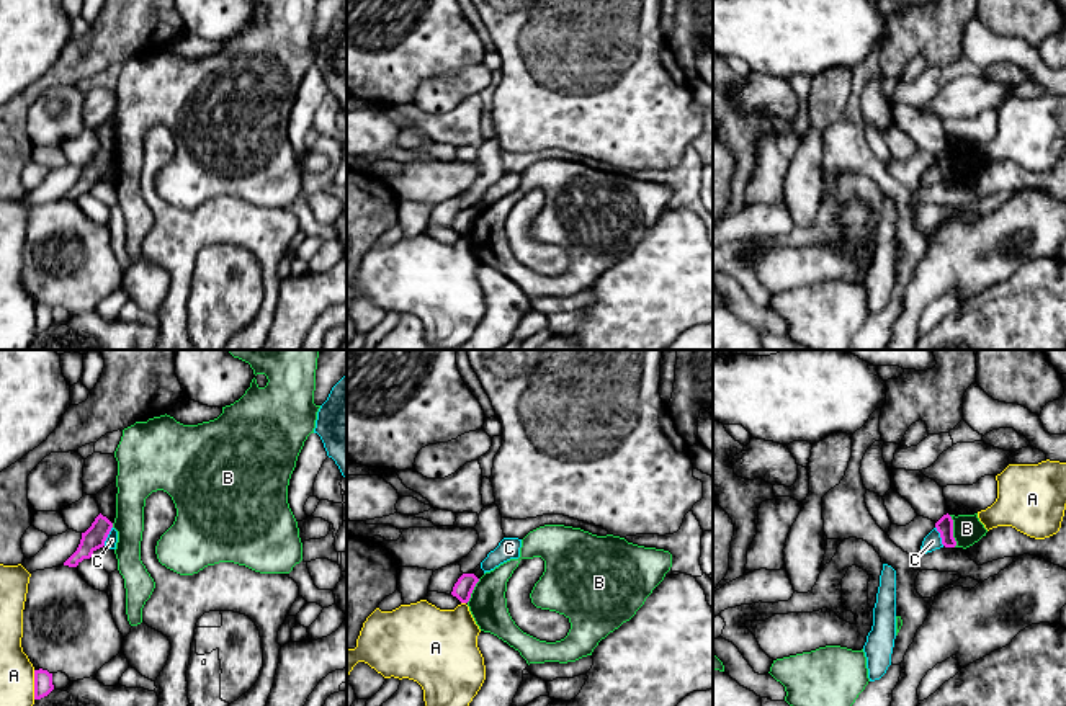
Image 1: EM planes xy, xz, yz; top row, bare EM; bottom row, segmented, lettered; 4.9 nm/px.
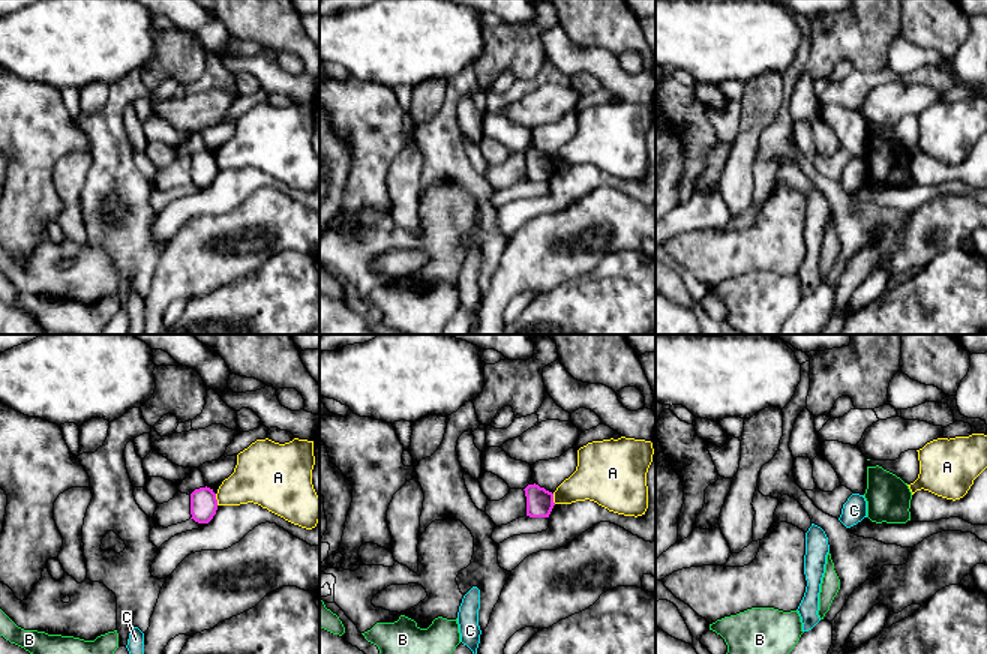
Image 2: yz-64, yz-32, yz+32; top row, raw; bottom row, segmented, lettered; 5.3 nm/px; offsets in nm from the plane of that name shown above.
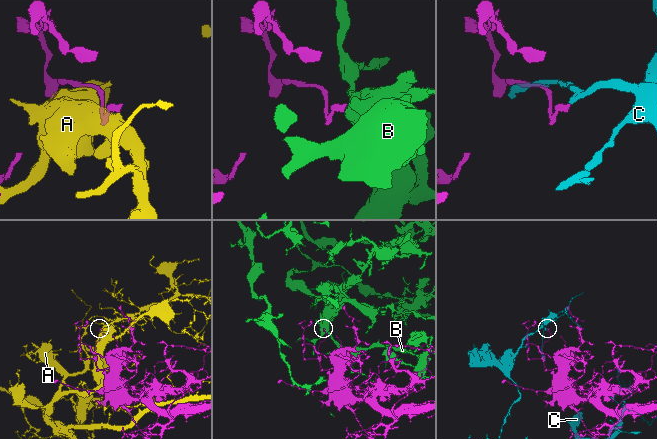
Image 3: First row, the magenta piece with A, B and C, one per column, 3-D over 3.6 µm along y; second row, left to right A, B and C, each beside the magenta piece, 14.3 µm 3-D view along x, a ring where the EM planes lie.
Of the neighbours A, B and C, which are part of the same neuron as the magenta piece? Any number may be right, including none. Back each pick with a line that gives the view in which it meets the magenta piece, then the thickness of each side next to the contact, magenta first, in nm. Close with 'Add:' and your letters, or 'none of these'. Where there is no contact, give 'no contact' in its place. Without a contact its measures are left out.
Add: none of these

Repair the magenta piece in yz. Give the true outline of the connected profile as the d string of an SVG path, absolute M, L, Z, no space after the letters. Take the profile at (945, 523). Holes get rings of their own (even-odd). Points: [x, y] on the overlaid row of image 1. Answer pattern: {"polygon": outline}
{"polygon": "M947 513L943 515L937 523L935 523L937 531L940 533L942 538L942 544L945 547L955 547L956 541L953 538L953 520L952 516Z"}

